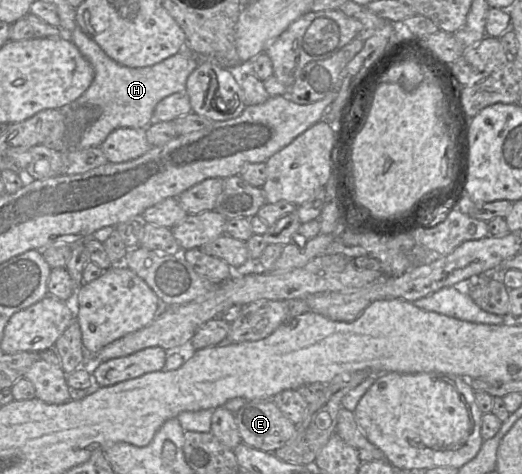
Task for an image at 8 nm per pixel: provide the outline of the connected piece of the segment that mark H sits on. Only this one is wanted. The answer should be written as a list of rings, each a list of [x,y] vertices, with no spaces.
[[[78,25],[67,36],[94,70],[93,82],[77,99],[73,108],[90,107],[97,111],[94,120],[82,130],[74,148],[100,147],[107,136],[119,128],[146,129],[155,121],[153,113],[156,105],[169,95],[185,92],[188,76],[201,61],[199,56],[183,48],[182,51],[160,63],[130,68],[112,60]]]

